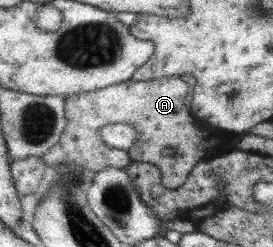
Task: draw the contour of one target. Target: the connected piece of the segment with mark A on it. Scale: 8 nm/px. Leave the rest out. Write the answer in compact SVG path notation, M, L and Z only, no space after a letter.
M164 75L147 81L130 79L100 90L68 96L64 99L64 130L57 144L41 159L50 167L62 163L77 165L78 162L84 166L84 148L88 148L88 158L96 162L97 130L104 125L127 124L137 134L132 146L125 150L131 162L153 164L159 170L161 185L168 190L182 186L196 163L234 150L238 139L233 133L216 130L195 119L186 107L189 92L190 88L179 76Z

